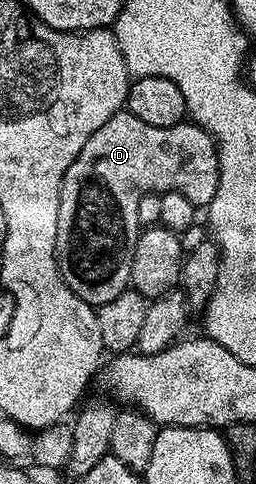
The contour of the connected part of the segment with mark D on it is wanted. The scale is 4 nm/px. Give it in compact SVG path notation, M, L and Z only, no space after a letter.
M128 111L116 113L87 143L83 151L67 167L59 195L59 223L57 224L57 266L62 279L91 306L111 303L115 295L130 288L131 263L137 242L139 226L137 212L139 199L149 193L158 195L167 191L179 191L187 195L191 203L198 207L207 207L215 199L219 183L219 159L213 136L205 129L192 123L180 123L173 126L151 126L143 123Z

